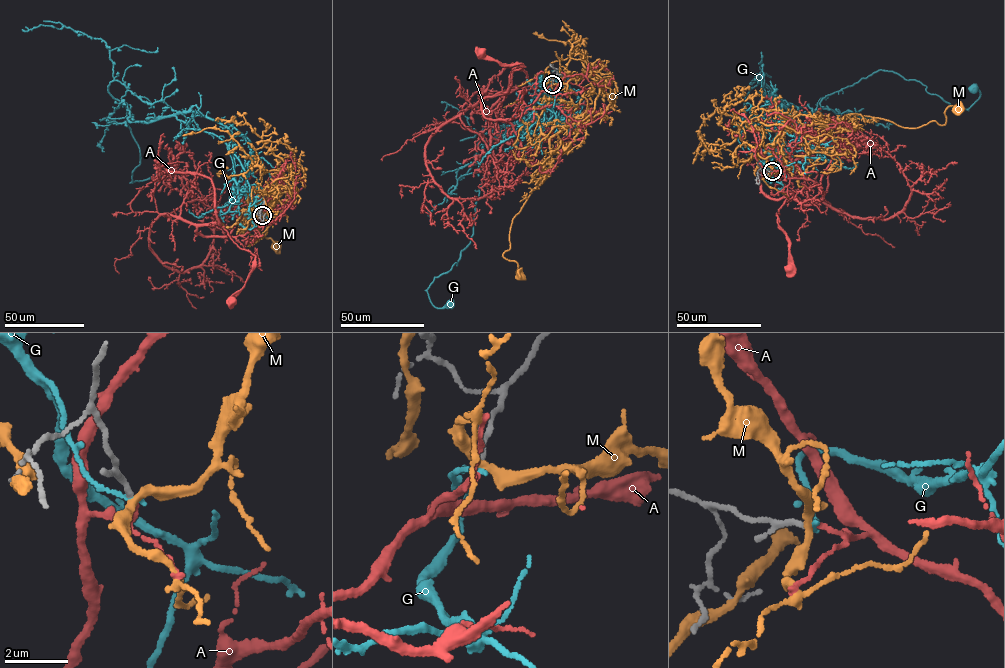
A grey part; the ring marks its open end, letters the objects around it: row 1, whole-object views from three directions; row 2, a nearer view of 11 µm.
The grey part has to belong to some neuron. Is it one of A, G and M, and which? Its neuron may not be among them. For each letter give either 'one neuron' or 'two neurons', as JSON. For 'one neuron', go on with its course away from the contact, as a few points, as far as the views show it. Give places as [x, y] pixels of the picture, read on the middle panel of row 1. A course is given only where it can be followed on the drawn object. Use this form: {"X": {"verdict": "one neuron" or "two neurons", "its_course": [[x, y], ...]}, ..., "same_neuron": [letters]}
{"A": {"verdict": "one neuron", "its_course": [[552, 83], [523, 113], [488, 119], [481, 102], [506, 92], [513, 70], [524, 67], [482, 53]]}, "G": {"verdict": "two neurons"}, "M": {"verdict": "two neurons"}, "same_neuron": ["A"]}

